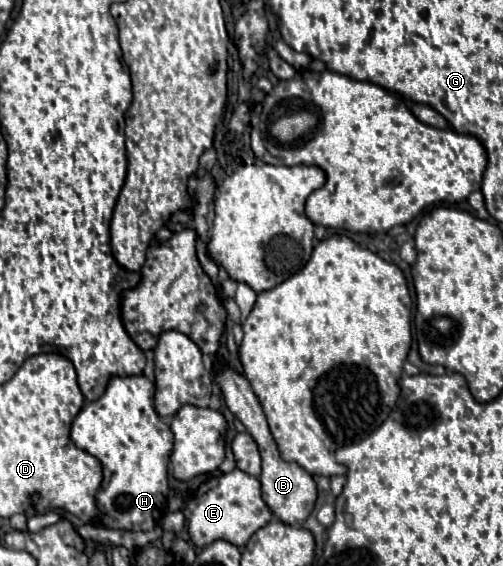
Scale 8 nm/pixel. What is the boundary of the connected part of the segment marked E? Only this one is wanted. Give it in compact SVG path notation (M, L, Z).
M235 468L229 474L221 474L217 478L209 478L207 482L203 482L197 488L197 492L189 498L183 514L187 520L191 540L199 548L213 544L215 540L227 540L243 548L249 536L253 536L257 528L263 528L273 516L269 506L261 498L261 482L255 476L241 472L239 468Z

